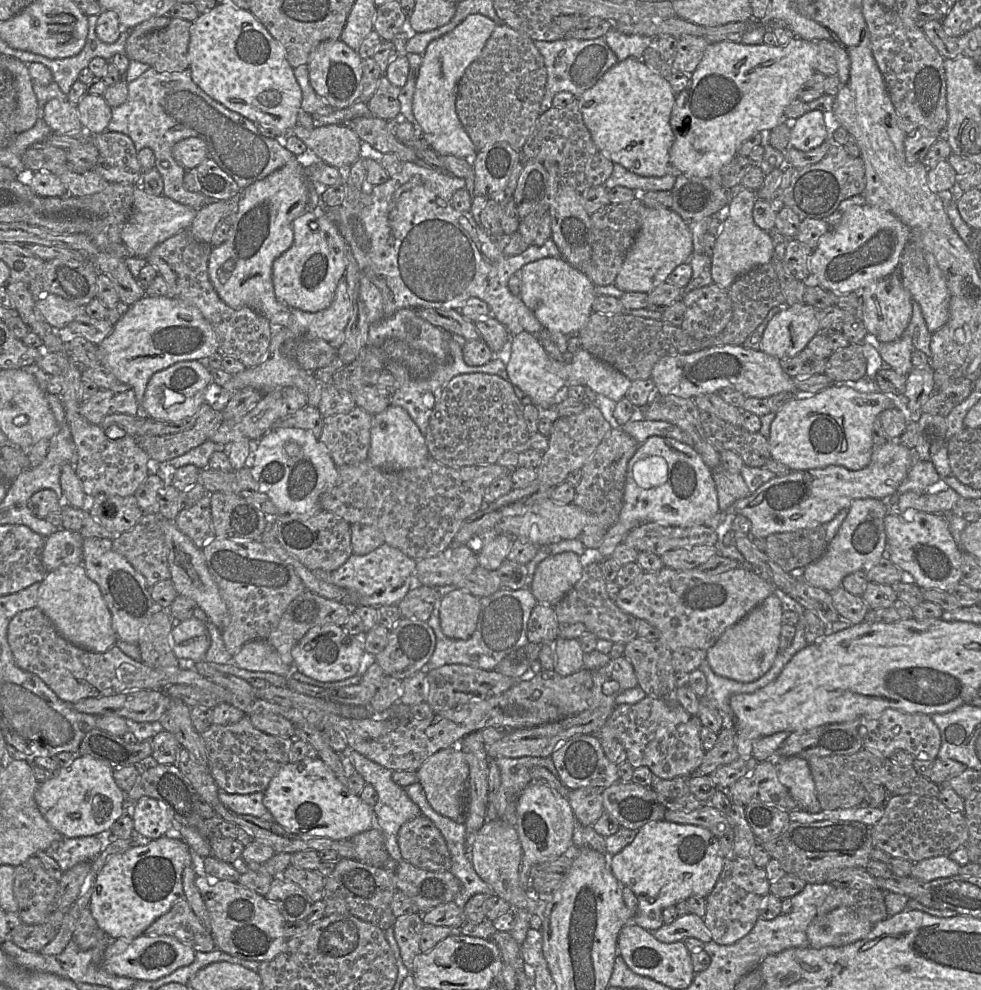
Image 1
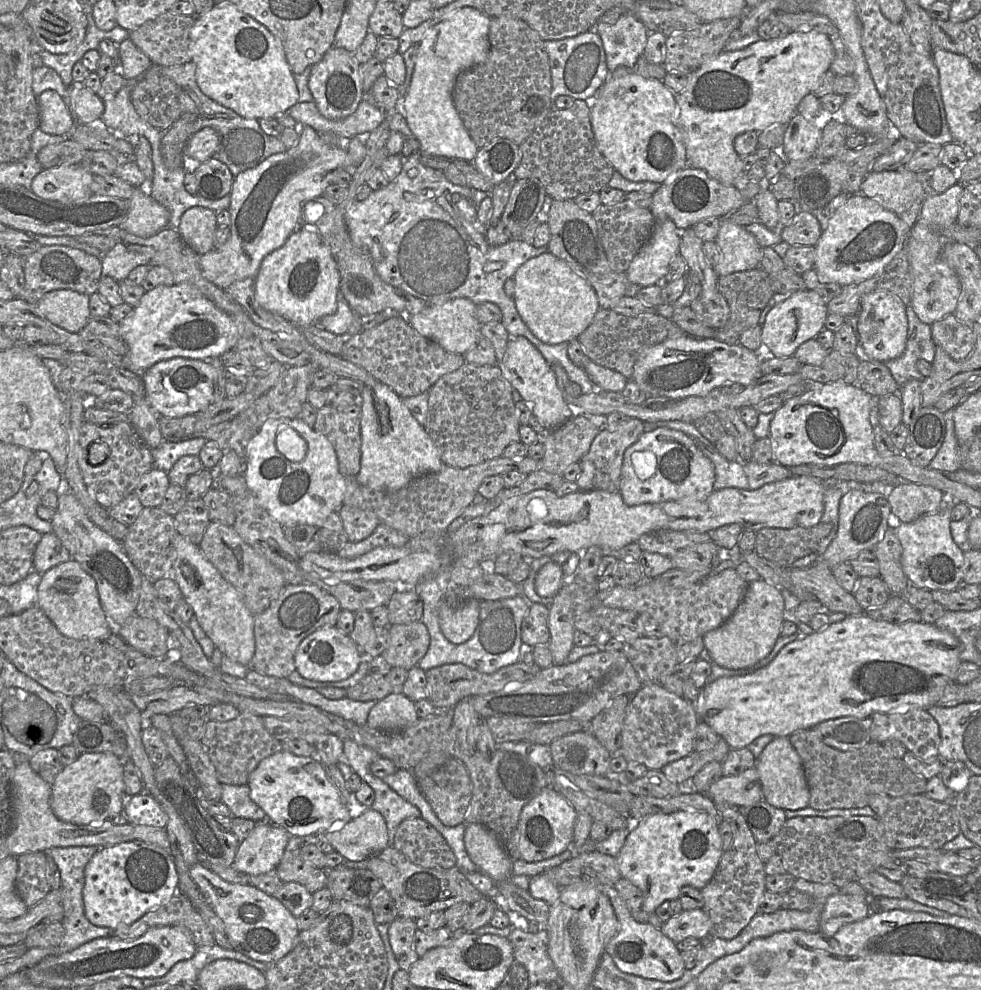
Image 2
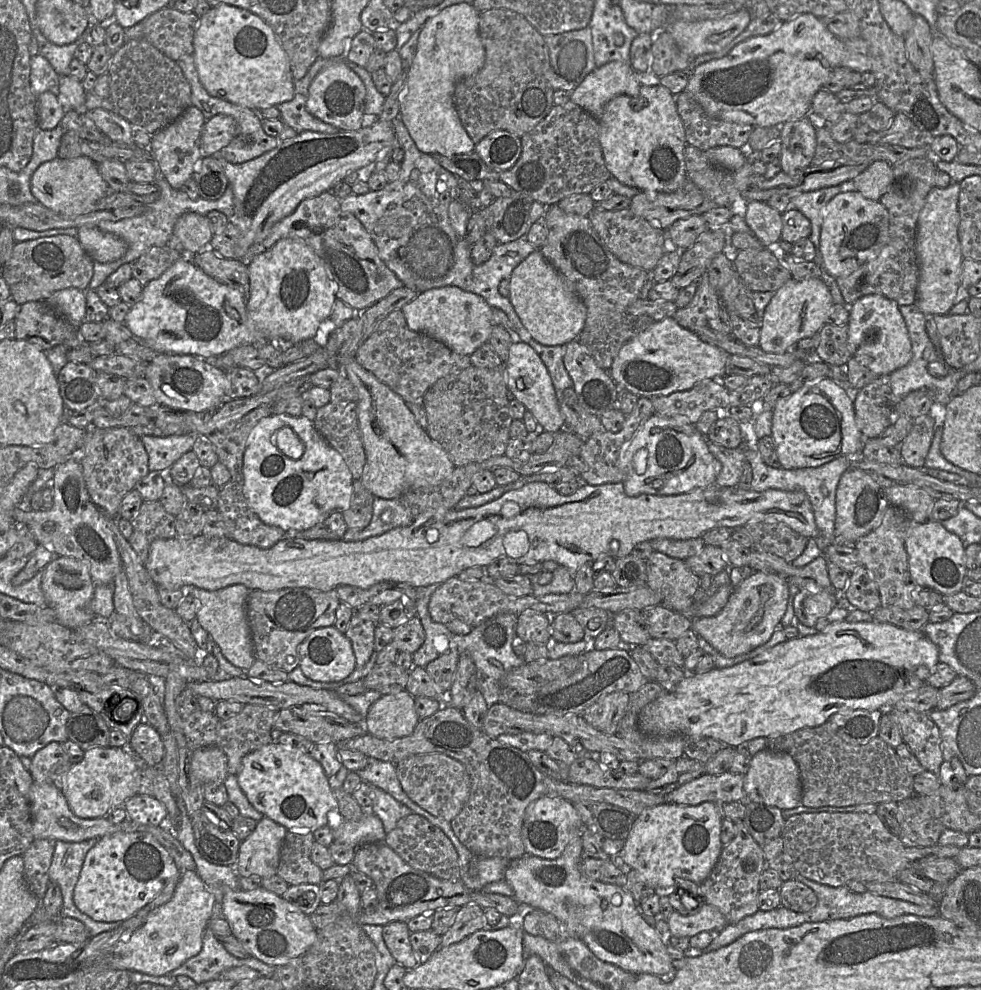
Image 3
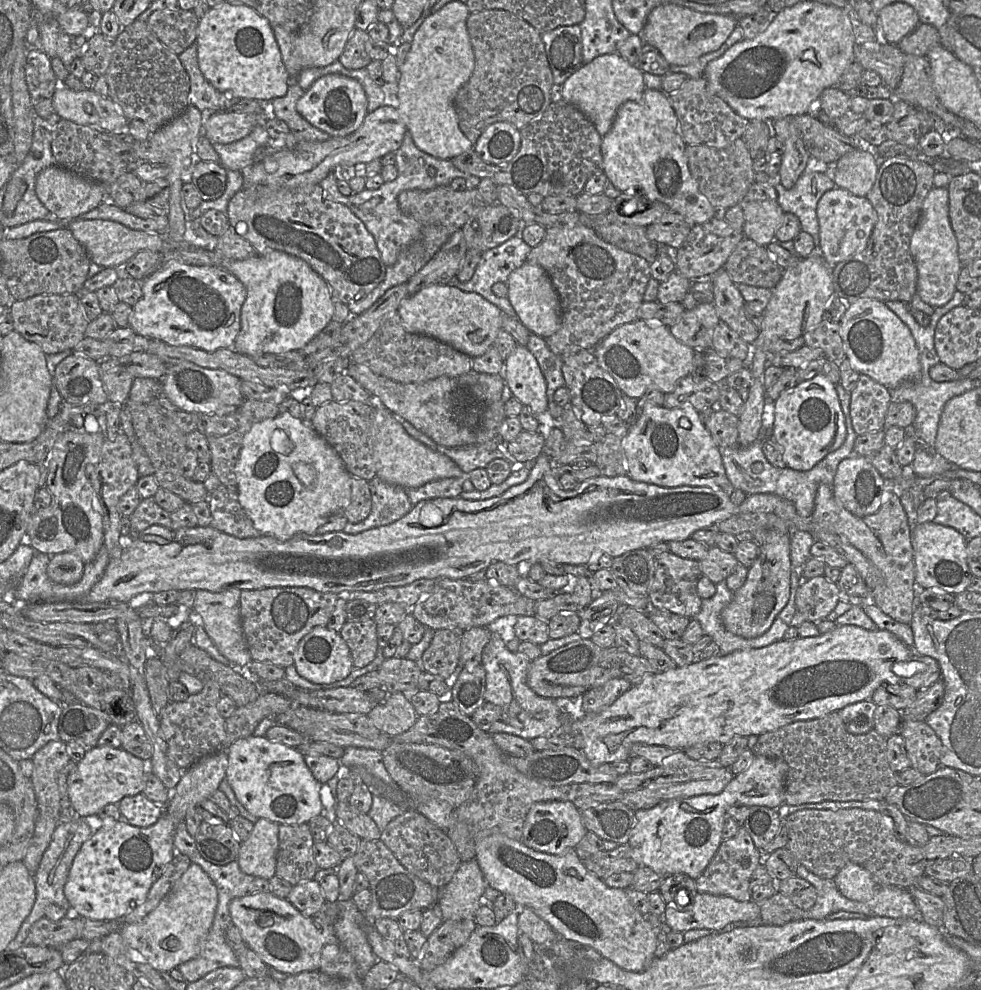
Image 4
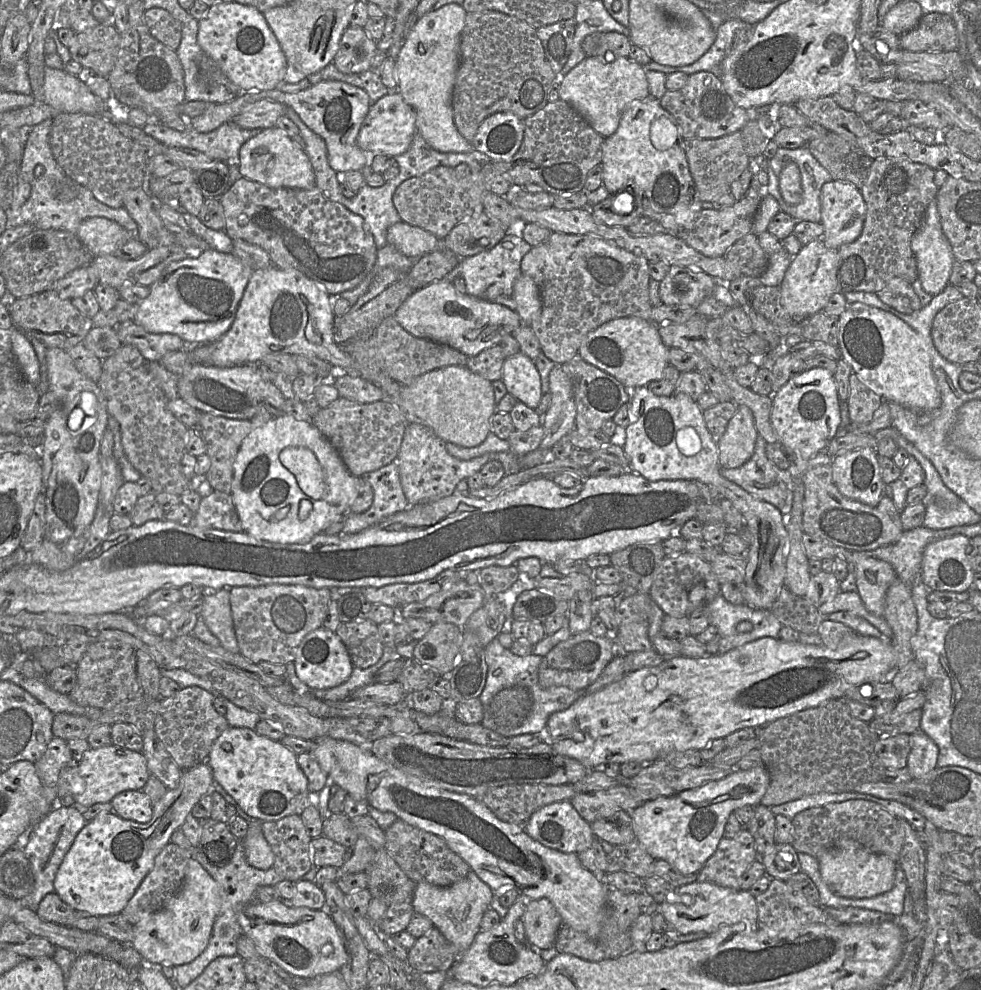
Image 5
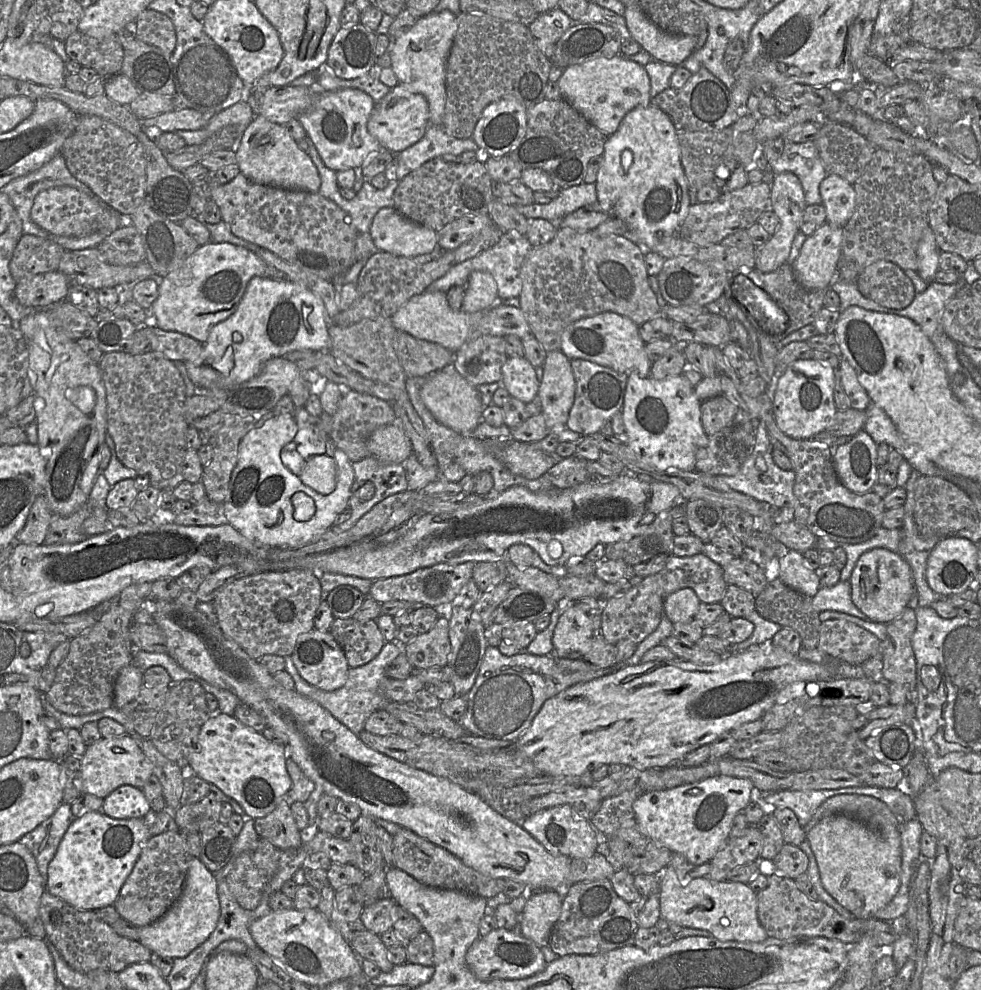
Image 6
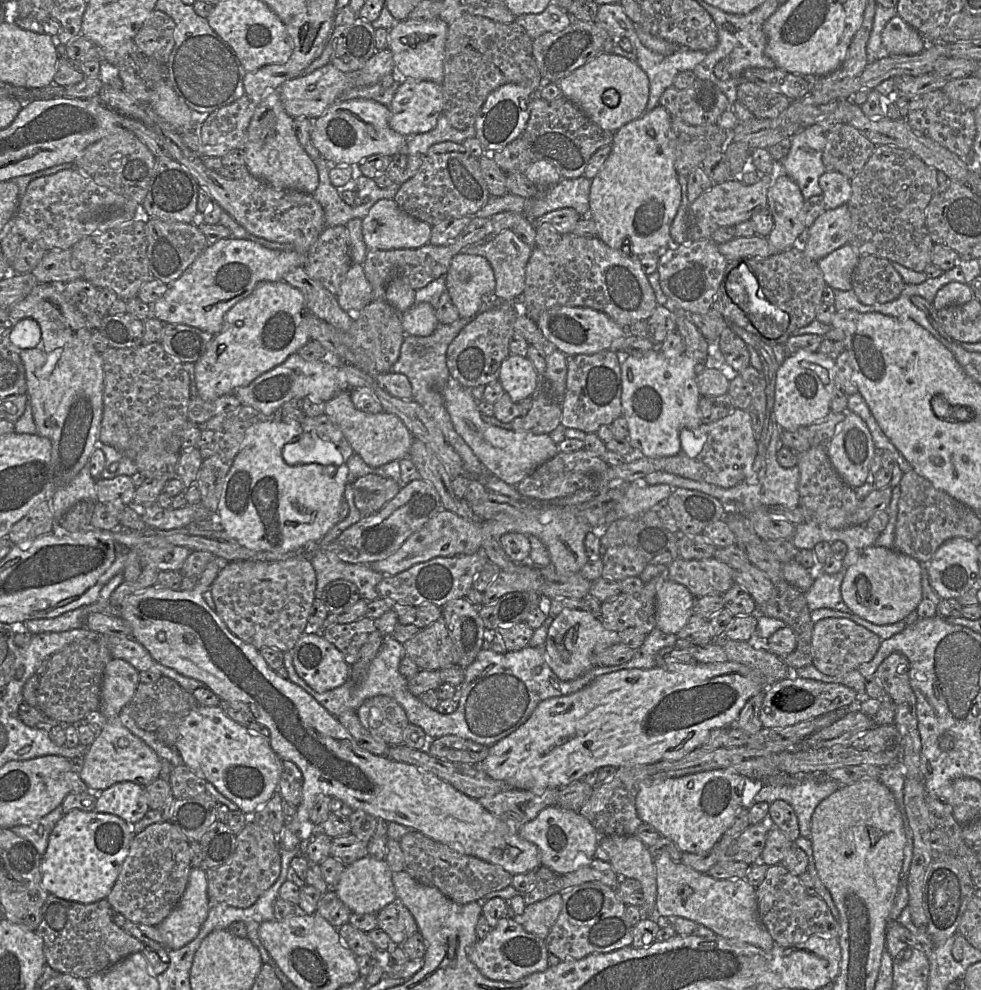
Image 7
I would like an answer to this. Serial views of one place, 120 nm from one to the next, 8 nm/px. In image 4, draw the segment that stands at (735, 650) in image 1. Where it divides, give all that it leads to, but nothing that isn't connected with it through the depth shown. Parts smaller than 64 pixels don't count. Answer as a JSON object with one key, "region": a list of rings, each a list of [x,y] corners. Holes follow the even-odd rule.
{"region":[[[771,531],[759,546],[759,555],[748,568],[745,583],[733,592],[730,603],[721,612],[721,620],[729,632],[747,639],[759,637],[786,606],[790,596],[790,546],[790,536],[780,531]]]}

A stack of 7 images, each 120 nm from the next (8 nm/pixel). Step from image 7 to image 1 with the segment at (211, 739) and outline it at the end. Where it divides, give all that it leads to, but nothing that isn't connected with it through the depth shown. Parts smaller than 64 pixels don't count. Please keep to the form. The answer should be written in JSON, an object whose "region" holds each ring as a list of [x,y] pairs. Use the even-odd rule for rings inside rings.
{"region":[[[319,757],[281,767],[264,791],[263,804],[276,823],[301,838],[349,840],[375,826],[372,807],[352,793]]]}

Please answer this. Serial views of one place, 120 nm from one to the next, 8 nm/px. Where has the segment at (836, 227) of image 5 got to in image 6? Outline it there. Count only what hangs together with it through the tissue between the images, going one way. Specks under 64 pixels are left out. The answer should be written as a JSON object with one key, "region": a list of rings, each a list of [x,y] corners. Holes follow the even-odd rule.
{"region":[[[828,174],[820,183],[820,194],[826,210],[826,222],[843,228],[855,211],[853,185],[838,175]]]}

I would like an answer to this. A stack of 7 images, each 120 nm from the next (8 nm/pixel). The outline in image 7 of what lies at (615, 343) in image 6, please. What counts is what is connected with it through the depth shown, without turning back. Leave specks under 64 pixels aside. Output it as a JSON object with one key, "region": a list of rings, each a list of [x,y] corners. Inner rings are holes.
{"region":[[[560,307],[543,312],[536,324],[551,346],[566,356],[577,354],[595,354],[610,350],[611,344],[618,338],[624,338],[626,328],[615,323],[605,313],[586,307]]]}

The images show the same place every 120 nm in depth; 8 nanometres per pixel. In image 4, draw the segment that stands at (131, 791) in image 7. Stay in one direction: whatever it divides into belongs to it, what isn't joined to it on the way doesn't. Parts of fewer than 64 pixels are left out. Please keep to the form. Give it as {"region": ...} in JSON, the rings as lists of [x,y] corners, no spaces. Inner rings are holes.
{"region":[[[142,793],[126,796],[117,805],[123,820],[142,828],[156,823],[163,814],[165,806],[152,802]]]}

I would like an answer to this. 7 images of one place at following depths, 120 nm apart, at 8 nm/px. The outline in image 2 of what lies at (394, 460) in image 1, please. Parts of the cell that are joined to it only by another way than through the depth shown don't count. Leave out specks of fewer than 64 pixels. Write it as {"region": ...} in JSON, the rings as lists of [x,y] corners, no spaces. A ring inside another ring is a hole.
{"region":[[[387,385],[365,386],[361,407],[361,469],[355,480],[380,491],[395,491],[416,477],[438,472],[444,463],[426,429],[418,423],[402,399]]]}

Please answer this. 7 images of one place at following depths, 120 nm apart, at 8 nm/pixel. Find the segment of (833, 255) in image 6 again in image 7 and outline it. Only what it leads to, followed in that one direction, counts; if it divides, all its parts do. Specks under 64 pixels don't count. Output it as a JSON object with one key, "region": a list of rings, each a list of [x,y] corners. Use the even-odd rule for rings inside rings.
{"region":[[[847,204],[826,209],[808,229],[808,240],[803,250],[812,261],[819,261],[832,251],[849,243],[851,215]]]}

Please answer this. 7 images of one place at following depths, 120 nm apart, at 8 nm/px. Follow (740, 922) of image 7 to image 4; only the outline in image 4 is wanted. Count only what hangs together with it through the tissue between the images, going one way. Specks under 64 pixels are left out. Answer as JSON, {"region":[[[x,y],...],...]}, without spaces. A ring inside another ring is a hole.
{"region":[[[698,892],[691,903],[682,908],[666,904],[664,921],[674,932],[686,932],[693,929],[709,929],[720,931],[730,923],[751,921],[760,918],[760,907],[754,900],[741,902],[728,896],[716,896]]]}

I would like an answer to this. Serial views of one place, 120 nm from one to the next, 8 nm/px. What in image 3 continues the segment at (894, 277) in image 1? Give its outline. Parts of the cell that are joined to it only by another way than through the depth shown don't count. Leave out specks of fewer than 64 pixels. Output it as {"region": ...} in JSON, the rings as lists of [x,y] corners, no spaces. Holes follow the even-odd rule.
{"region":[[[869,294],[849,306],[848,342],[852,358],[879,377],[887,377],[904,367],[912,358],[912,346],[905,320],[894,300]]]}

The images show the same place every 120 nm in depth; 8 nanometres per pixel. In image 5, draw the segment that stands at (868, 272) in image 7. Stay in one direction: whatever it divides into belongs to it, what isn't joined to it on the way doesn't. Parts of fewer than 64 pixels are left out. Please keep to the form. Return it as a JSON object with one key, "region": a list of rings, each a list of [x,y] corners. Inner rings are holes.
{"region":[[[898,277],[887,281],[876,295],[882,302],[904,314],[914,313],[923,307],[912,284]]]}

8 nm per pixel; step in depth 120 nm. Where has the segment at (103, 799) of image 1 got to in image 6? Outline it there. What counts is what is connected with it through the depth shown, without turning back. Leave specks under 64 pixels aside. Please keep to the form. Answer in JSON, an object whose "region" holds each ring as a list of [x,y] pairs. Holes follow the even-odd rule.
{"region":[[[131,735],[102,737],[86,748],[81,759],[81,793],[104,799],[121,785],[131,785],[142,789],[152,775],[152,763],[143,753],[139,742]]]}

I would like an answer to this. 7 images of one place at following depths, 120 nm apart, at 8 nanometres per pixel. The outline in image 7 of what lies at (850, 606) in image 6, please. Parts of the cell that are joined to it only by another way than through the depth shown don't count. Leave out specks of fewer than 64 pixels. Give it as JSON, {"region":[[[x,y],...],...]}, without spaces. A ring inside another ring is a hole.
{"region":[[[818,570],[816,571],[811,588],[804,593],[811,611],[828,608],[853,614],[841,596],[841,584],[844,575],[844,570],[836,574],[826,574]]]}

